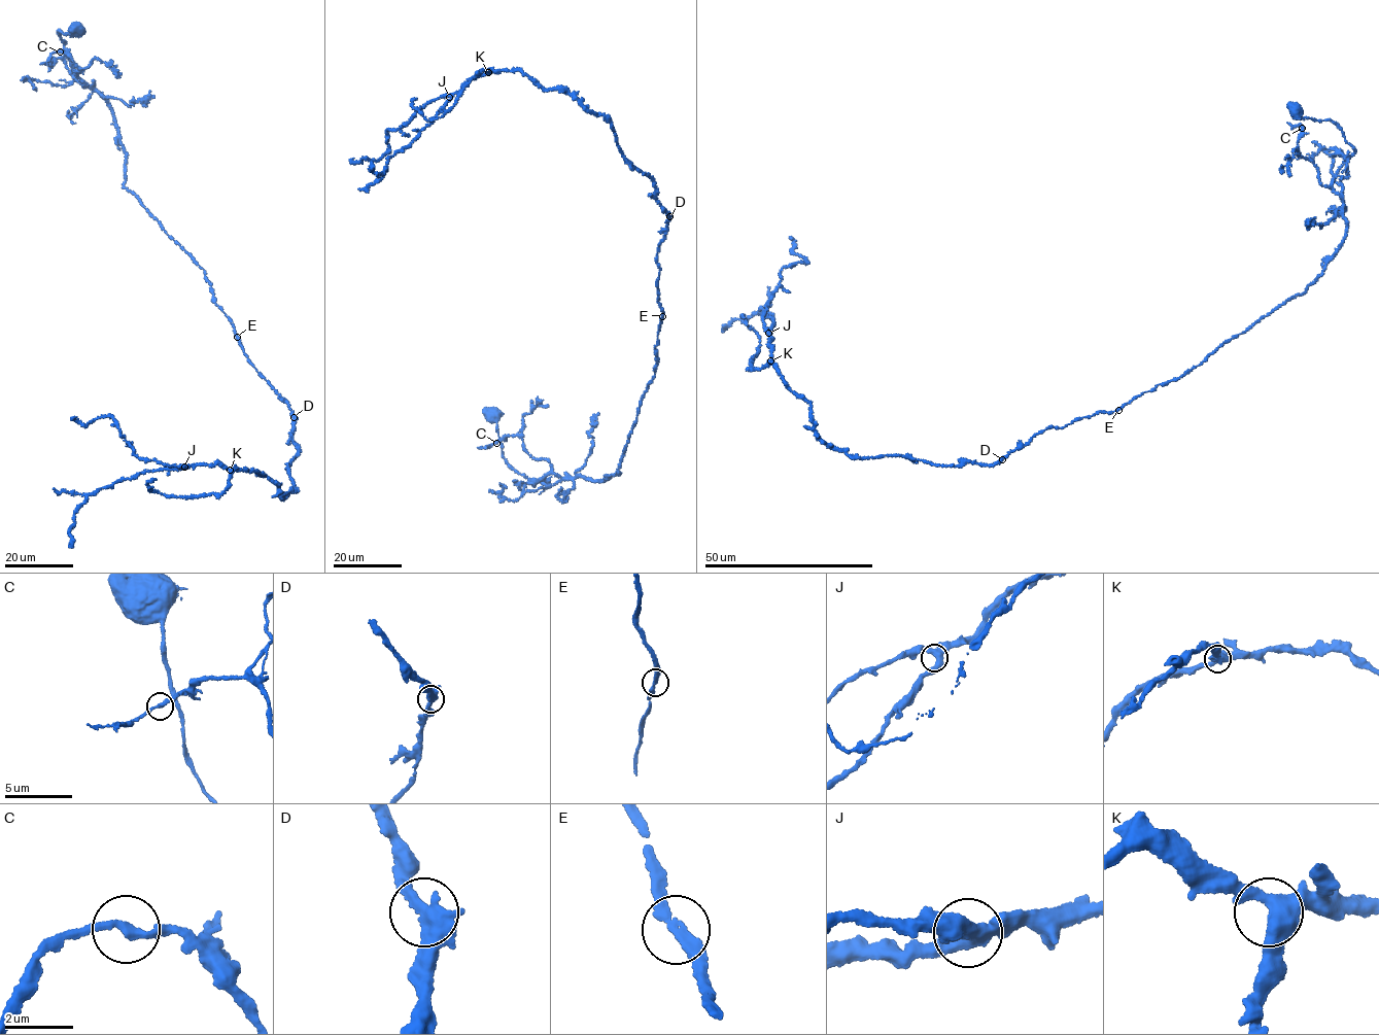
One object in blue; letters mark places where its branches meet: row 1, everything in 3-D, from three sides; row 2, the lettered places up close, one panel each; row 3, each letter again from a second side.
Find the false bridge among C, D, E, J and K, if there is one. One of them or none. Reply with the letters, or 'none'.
none

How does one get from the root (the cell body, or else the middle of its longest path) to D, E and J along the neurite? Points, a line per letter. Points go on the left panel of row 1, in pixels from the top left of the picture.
D: (77, 28), (58, 31), (65, 60), (112, 112), (124, 186), (204, 270), (248, 359), (294, 417)
E: (77, 28), (73, 35), (58, 31), (65, 60), (112, 112), (126, 157), (124, 186), (204, 270), (236, 337)
J: (77, 28), (58, 31), (65, 60), (112, 112), (124, 186), (295, 418), (284, 498), (254, 471), (184, 467)

